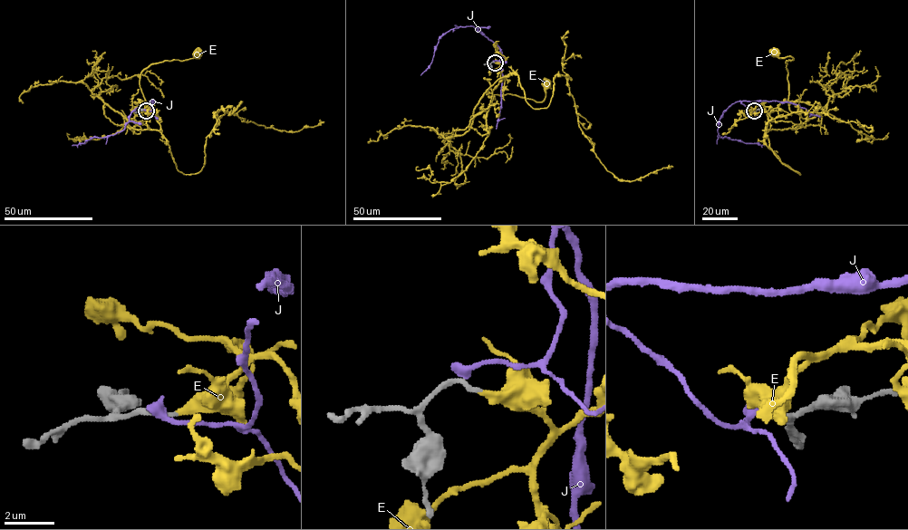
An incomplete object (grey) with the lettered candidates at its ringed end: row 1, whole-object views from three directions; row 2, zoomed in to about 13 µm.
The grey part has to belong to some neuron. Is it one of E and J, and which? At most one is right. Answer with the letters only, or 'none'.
E

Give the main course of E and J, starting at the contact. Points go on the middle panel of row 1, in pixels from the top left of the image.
E: (494, 62), (499, 81), (509, 74), (484, 93), (473, 117), (493, 95), (541, 101), (546, 83)
J: (493, 62), (500, 58), (497, 46), (478, 28), (459, 26), (450, 29), (439, 39), (432, 62), (420, 75)

